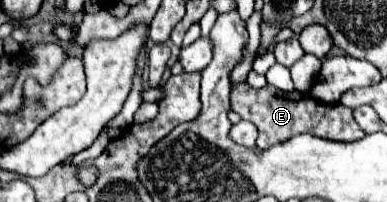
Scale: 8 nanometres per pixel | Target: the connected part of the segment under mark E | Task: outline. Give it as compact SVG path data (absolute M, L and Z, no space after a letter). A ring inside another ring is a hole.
M247 83L235 85L231 91L231 109L235 113L239 113L241 119L257 125L257 129L259 129L257 147L259 149L267 149L275 143L287 141L299 133L311 133L311 135L331 139L331 141L355 141L365 135L359 129L359 125L355 123L349 107L345 107L341 103L339 105L323 105L323 103L317 103L315 99L307 97L307 93L299 93L299 91L287 93L287 91L281 91L273 85L267 85L263 89L253 89Z

